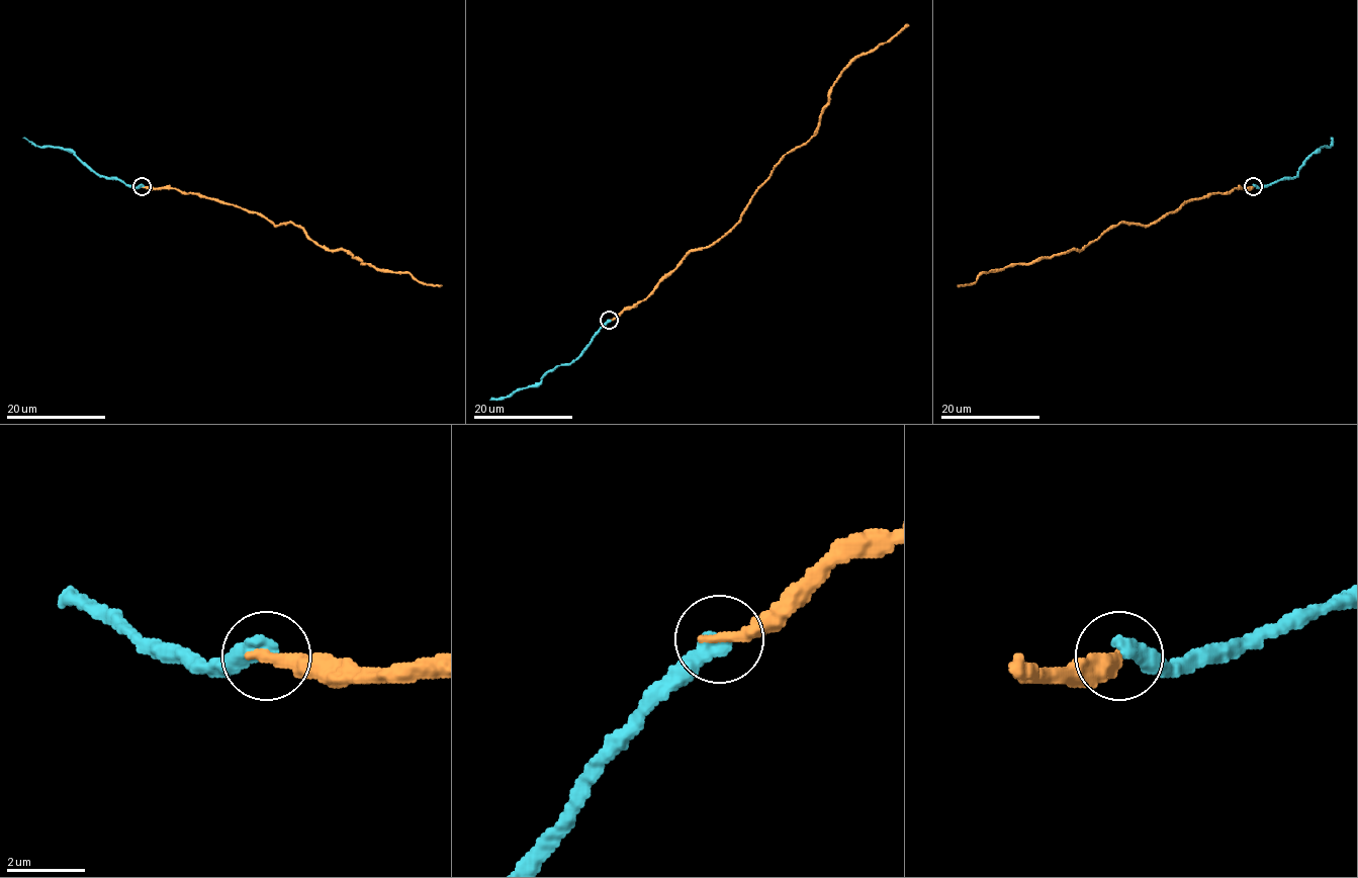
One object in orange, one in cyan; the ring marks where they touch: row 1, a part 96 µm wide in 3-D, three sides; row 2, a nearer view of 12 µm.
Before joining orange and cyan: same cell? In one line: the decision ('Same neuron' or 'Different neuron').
Same neuron

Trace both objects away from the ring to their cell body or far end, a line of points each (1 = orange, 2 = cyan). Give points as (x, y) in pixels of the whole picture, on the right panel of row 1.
1: (1253, 186), (1190, 199), (1148, 225), (1119, 223), (1081, 250), (1008, 265), (959, 286)
2: (1253, 186), (1262, 188), (1293, 179), (1318, 148), (1329, 147), (1333, 138)

